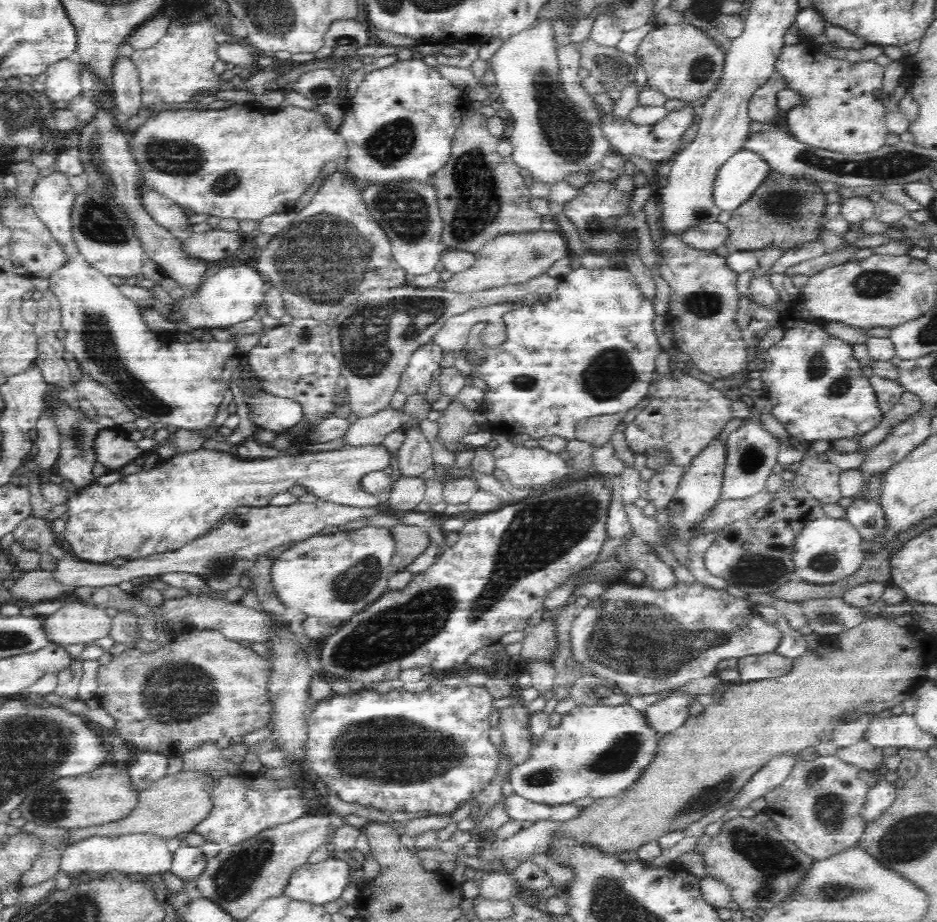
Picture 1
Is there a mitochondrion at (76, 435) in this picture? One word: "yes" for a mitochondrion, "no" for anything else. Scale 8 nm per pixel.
yes

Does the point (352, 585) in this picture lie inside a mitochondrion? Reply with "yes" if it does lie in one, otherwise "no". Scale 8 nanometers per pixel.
yes

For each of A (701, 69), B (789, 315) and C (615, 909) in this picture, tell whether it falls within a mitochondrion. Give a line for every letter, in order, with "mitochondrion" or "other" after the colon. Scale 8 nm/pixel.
A: mitochondrion
B: other
C: mitochondrion

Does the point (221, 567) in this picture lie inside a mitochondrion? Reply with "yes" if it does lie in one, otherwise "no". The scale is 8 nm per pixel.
yes

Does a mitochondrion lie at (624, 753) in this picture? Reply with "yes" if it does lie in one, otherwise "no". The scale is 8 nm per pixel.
yes

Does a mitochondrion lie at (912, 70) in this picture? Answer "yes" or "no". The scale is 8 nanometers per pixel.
no

